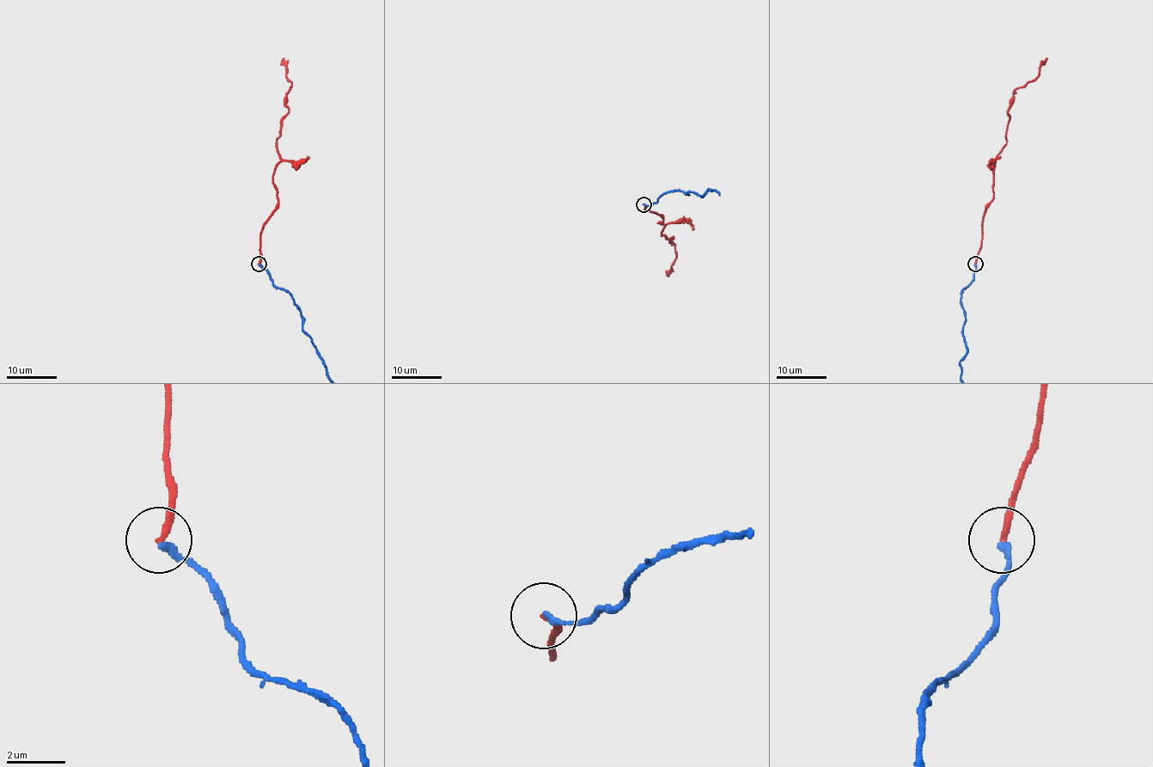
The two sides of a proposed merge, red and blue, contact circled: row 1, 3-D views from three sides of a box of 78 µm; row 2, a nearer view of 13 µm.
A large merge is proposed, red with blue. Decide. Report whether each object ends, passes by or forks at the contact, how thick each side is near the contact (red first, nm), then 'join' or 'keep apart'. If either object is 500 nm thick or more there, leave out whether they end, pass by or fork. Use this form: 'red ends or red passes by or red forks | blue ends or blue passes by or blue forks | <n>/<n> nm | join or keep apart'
red ends | blue ends | 220/240 nm | keep apart

